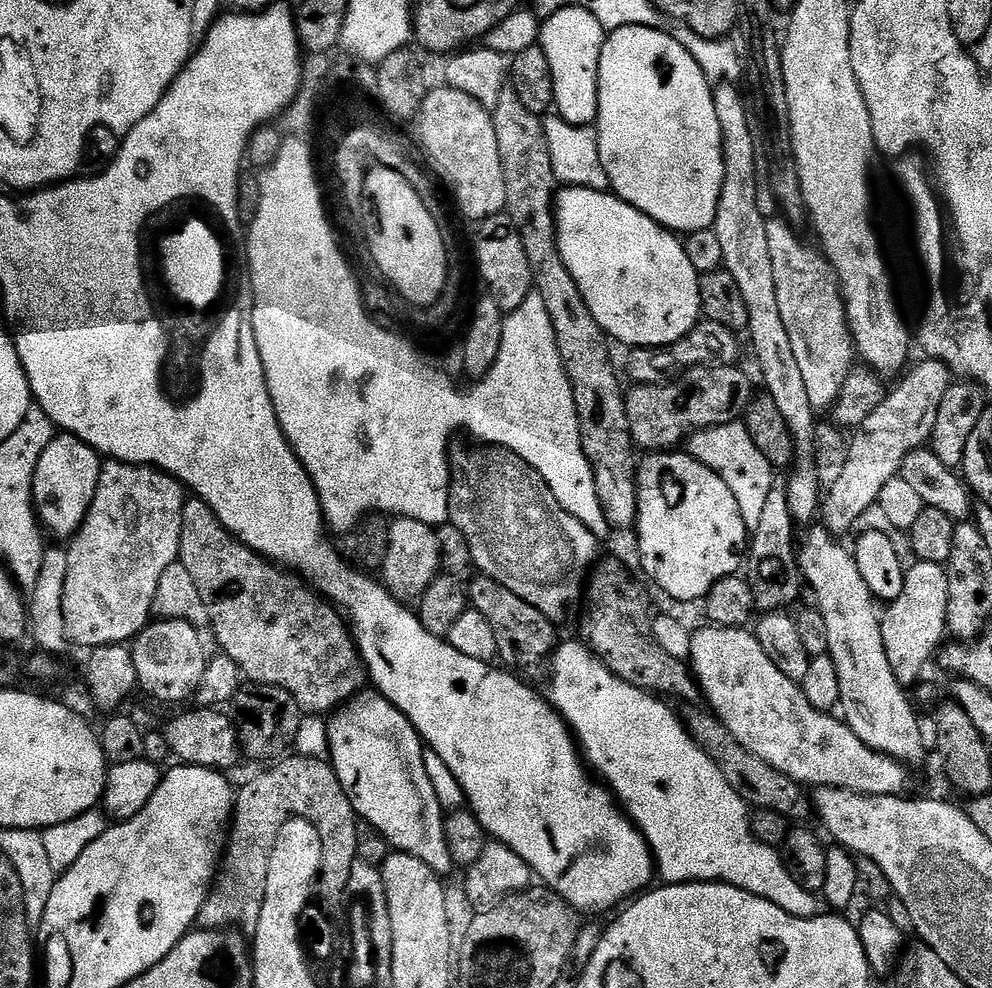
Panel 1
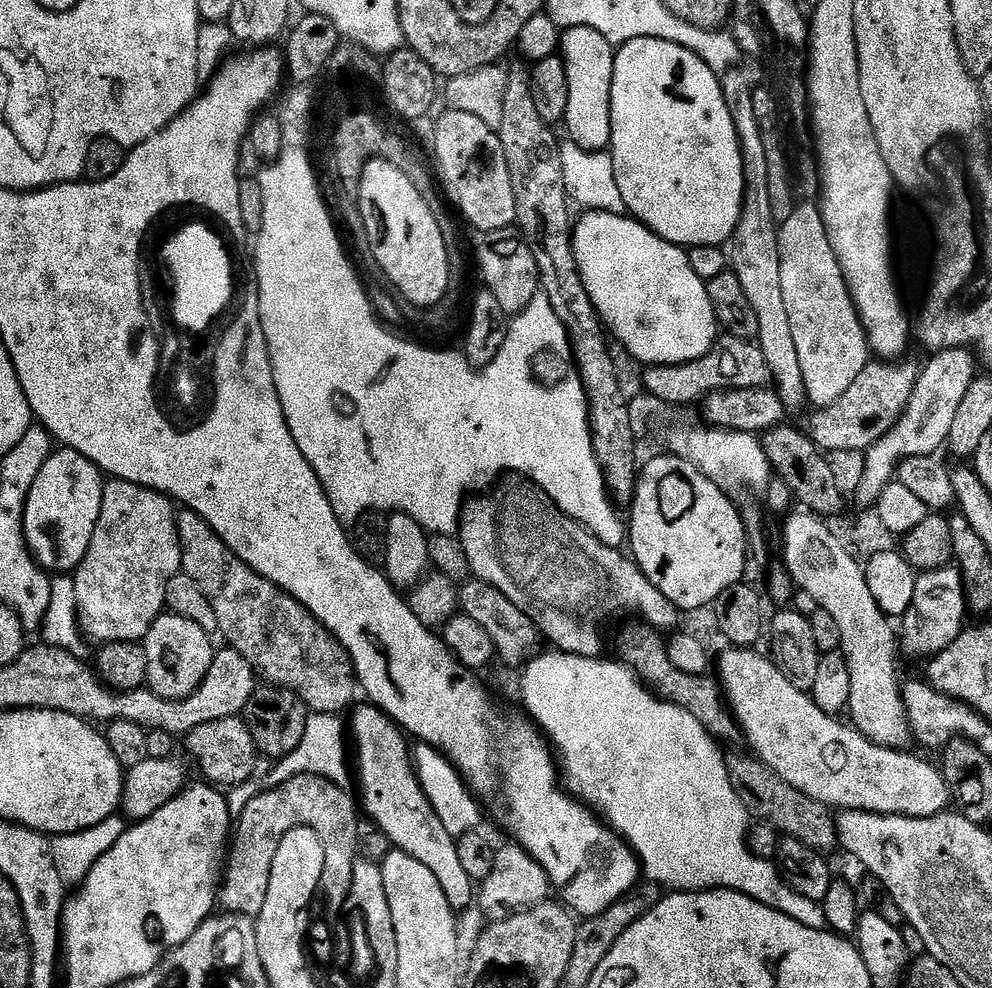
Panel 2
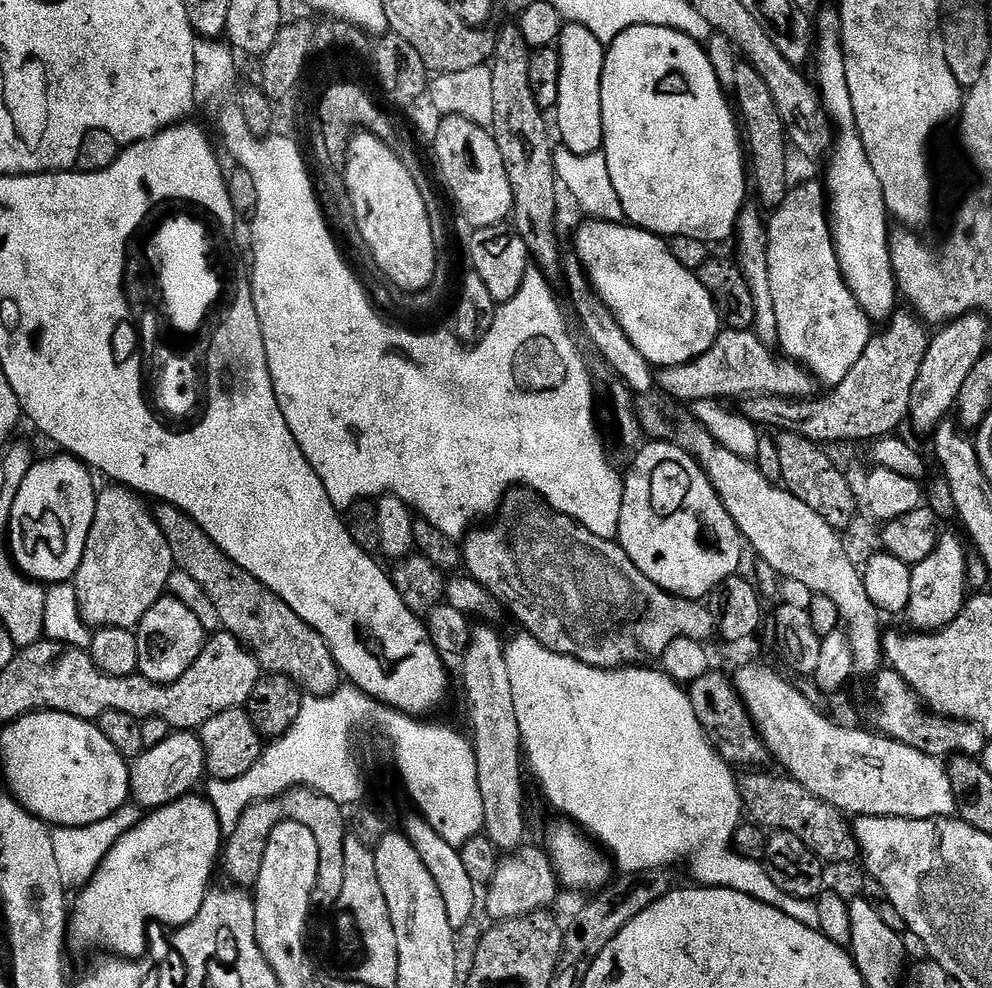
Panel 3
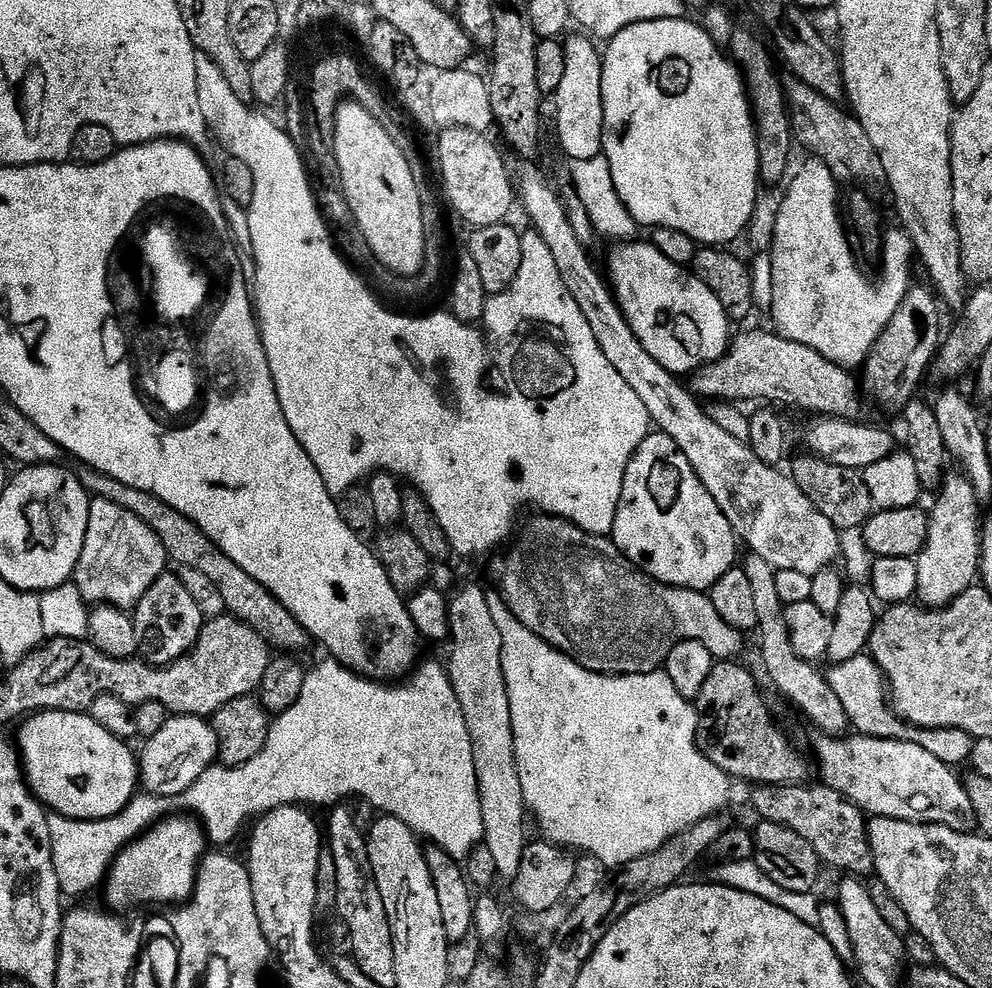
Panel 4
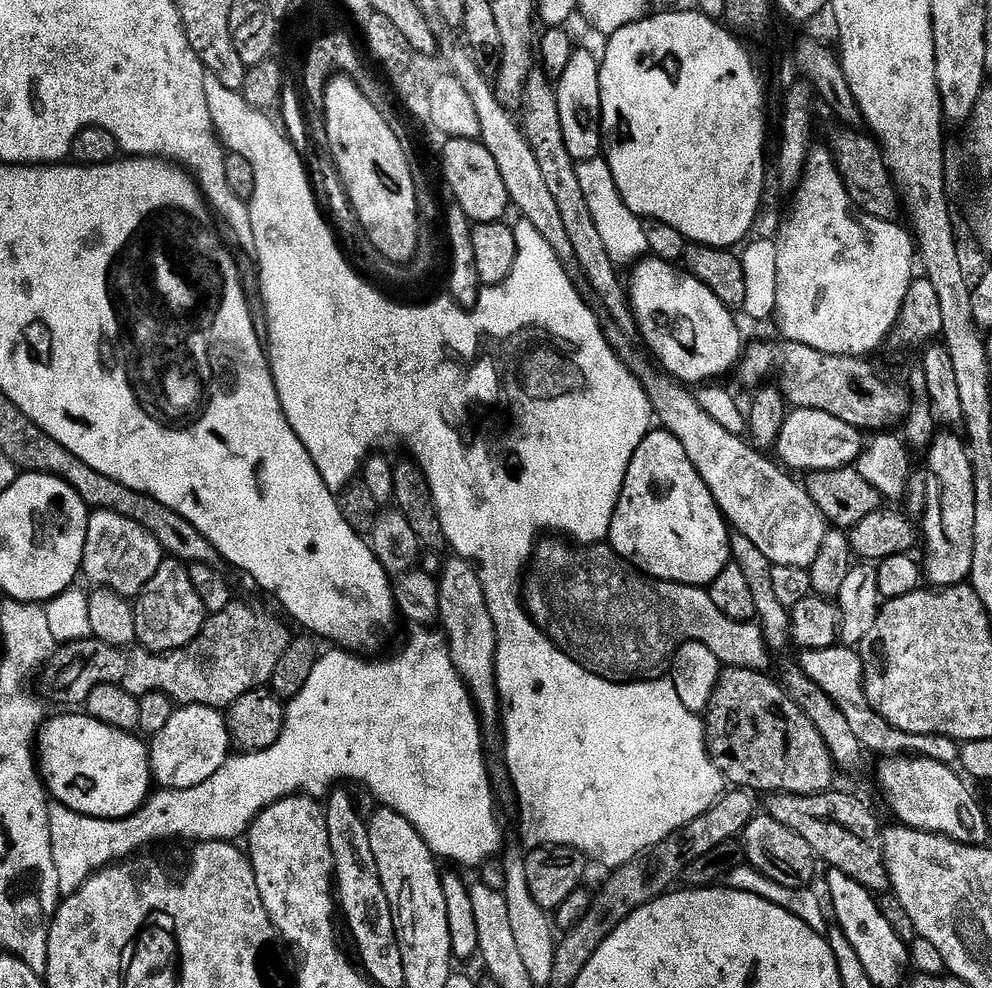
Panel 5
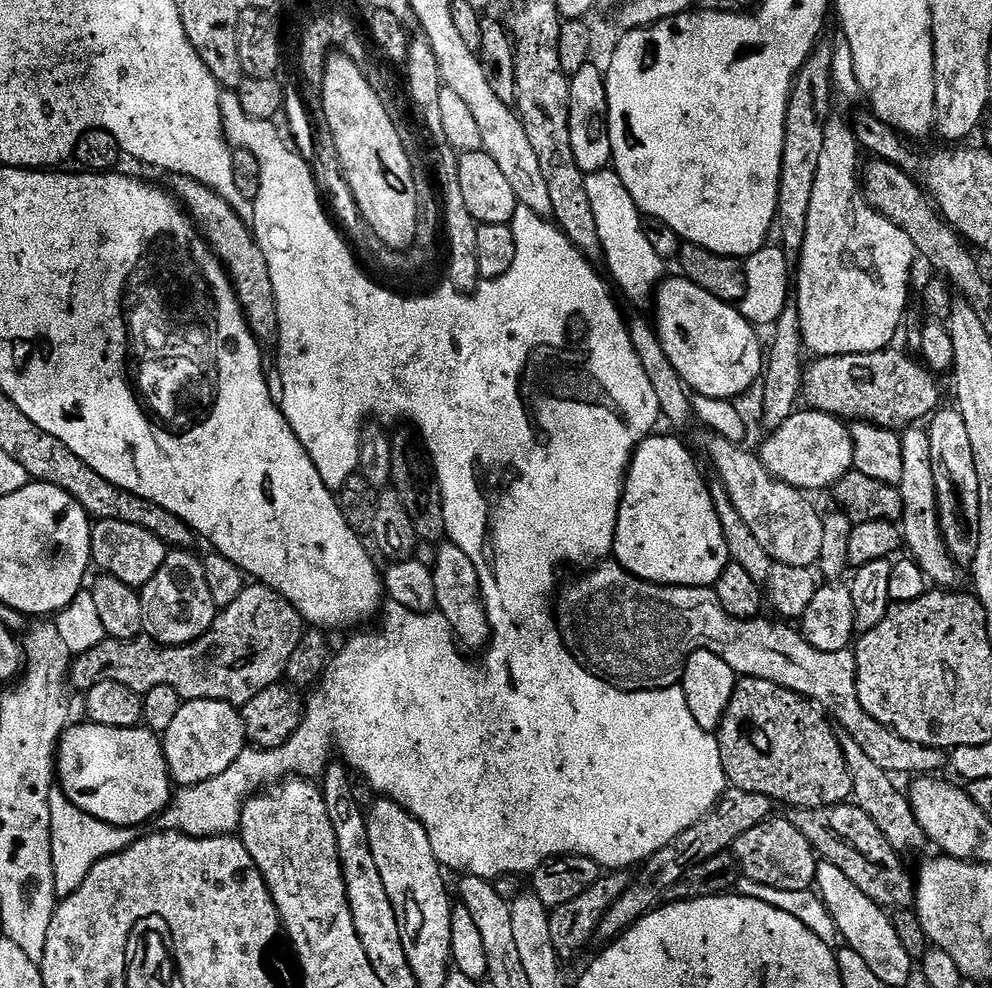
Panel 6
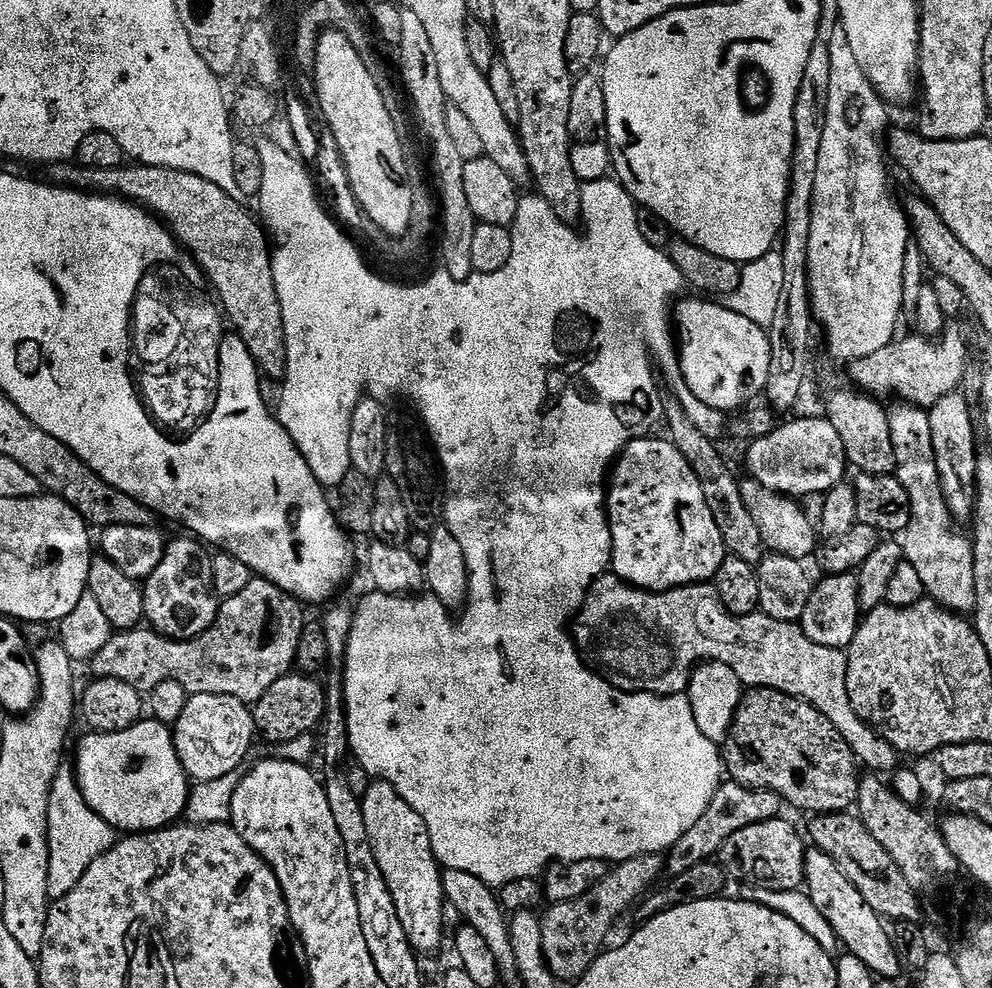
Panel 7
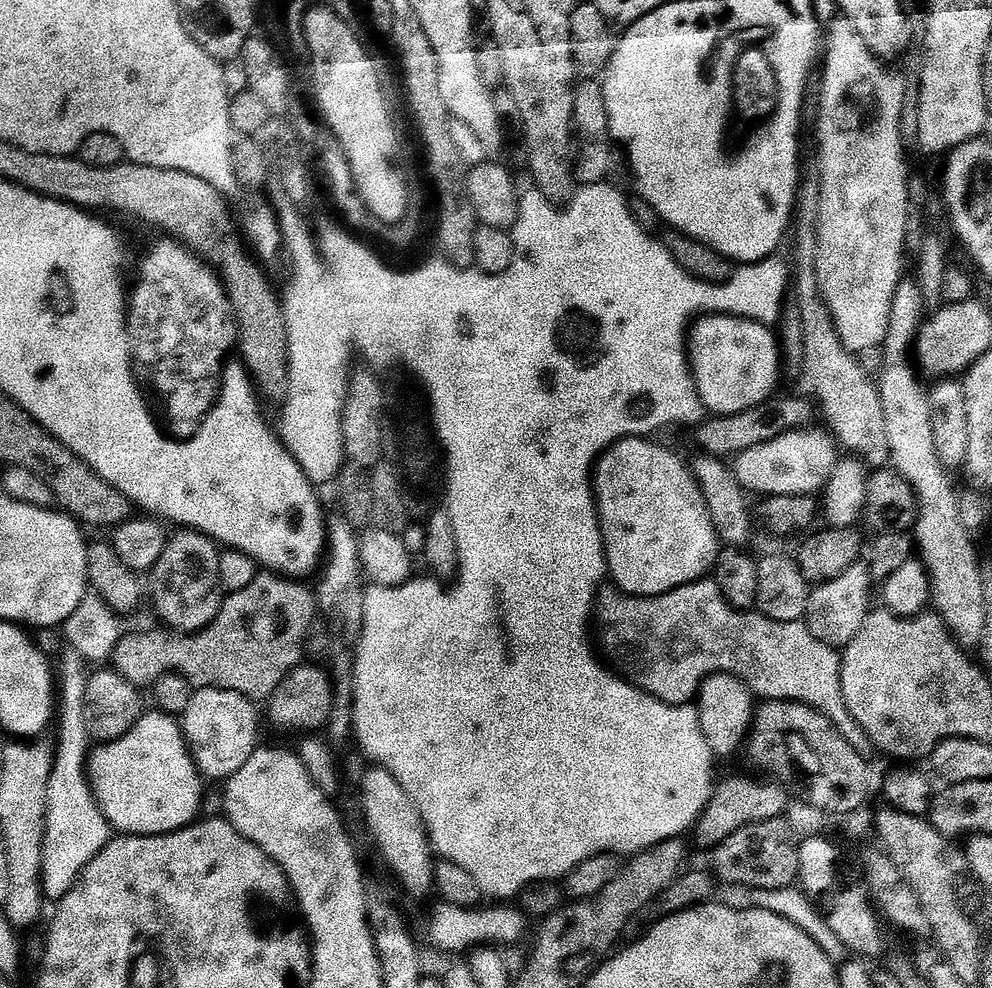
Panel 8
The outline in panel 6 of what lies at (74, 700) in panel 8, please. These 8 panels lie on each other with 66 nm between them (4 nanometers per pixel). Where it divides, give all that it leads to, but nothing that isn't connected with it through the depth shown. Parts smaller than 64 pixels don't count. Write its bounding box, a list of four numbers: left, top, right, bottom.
[50,790,138,898]

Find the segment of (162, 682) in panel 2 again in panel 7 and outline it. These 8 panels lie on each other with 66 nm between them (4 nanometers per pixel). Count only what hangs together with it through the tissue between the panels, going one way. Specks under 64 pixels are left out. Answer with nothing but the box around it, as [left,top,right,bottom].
[142,539,222,640]

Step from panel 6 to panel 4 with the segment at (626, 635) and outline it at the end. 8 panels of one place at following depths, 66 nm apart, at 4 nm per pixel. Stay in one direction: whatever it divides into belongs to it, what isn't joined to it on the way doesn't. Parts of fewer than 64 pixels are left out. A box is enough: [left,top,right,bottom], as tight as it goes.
[499,514,975,768]

